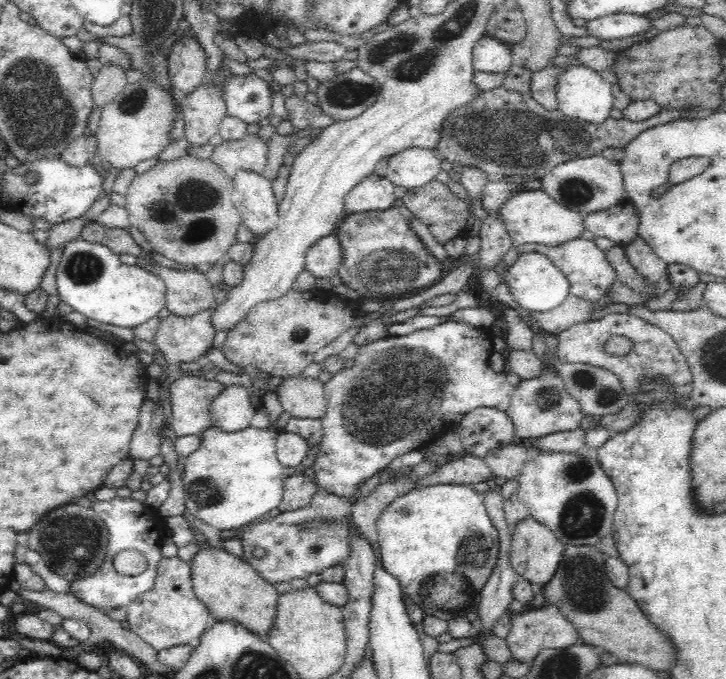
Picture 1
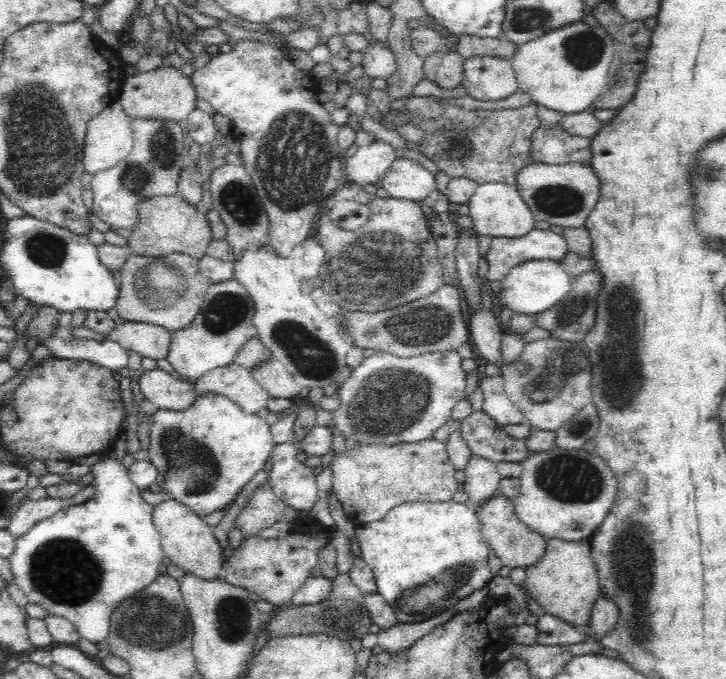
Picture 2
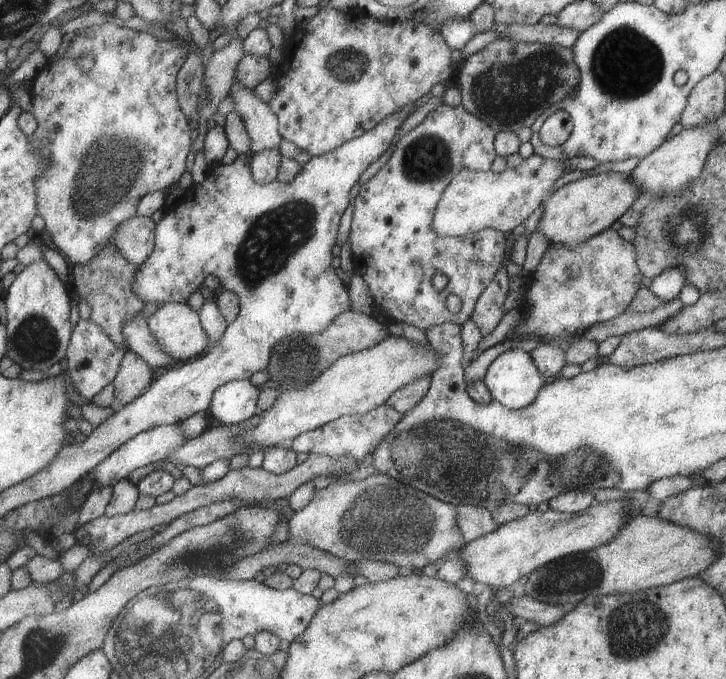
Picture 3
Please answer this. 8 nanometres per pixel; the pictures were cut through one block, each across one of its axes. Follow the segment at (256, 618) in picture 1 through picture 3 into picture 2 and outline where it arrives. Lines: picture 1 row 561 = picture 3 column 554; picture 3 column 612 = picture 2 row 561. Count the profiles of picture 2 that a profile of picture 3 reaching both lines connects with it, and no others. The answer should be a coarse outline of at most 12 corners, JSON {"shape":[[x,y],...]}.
{"shape":[[153,506],[165,556],[185,572],[223,577],[227,554],[191,508]]}

